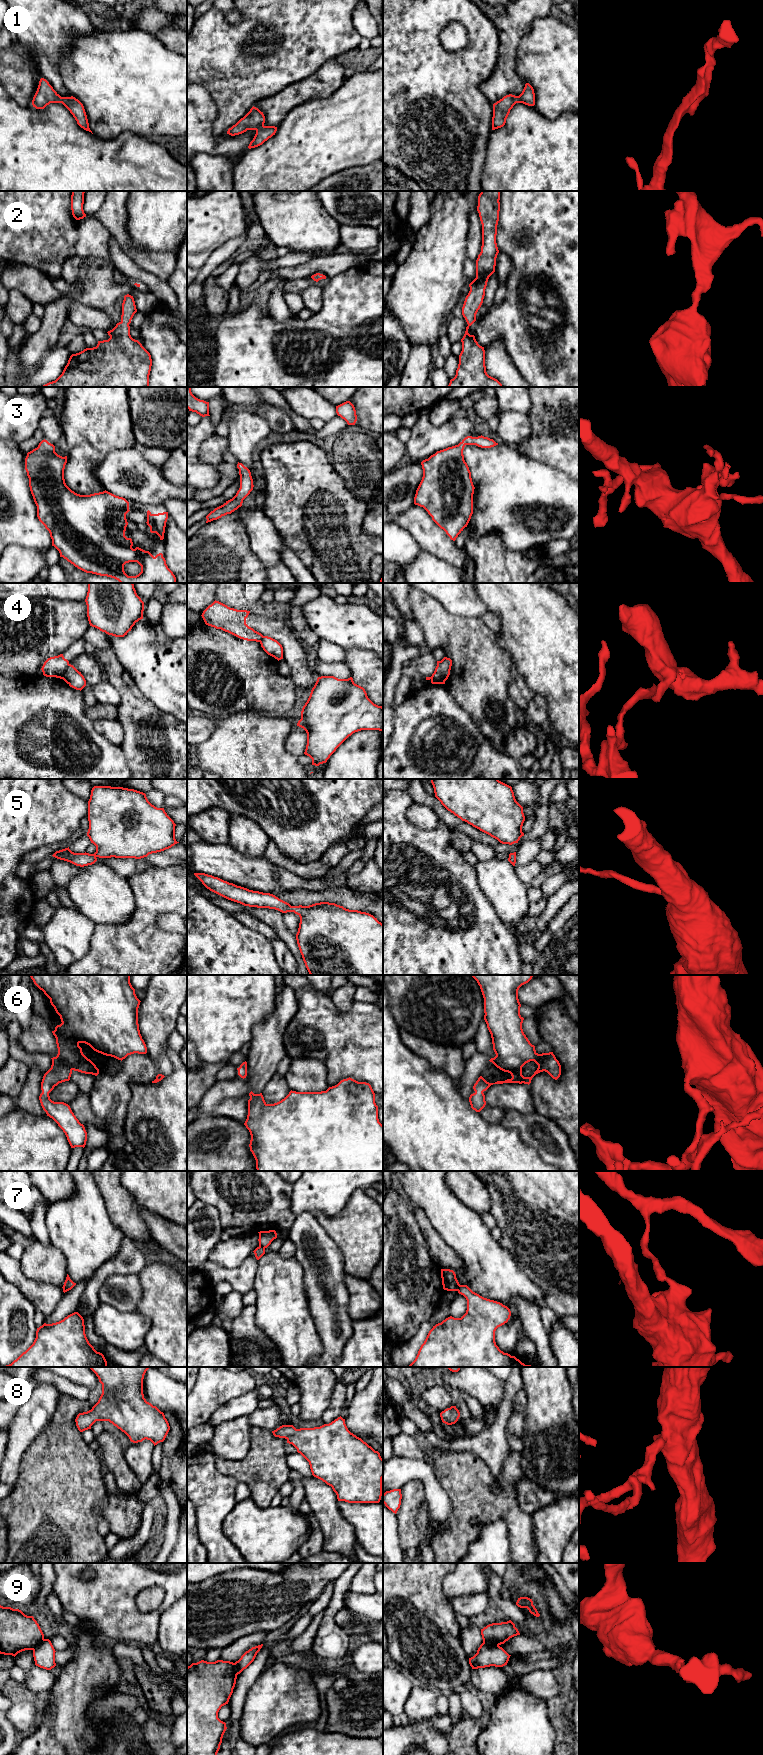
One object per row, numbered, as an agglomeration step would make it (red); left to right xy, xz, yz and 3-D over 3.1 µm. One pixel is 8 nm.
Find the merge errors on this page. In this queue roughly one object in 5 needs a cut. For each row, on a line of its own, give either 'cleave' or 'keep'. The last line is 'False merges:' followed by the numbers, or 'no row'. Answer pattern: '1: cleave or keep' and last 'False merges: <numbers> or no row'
1: keep
2: keep
3: keep
4: cleave
5: keep
6: keep
7: cleave
8: keep
9: cleave
False merges: 4, 7, 9

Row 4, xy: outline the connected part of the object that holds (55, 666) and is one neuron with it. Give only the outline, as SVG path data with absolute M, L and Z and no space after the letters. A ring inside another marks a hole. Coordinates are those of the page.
M63 654L48 658L41 670L46 677L56 677L63 679L63 674L69 665L69 661L64 658Z

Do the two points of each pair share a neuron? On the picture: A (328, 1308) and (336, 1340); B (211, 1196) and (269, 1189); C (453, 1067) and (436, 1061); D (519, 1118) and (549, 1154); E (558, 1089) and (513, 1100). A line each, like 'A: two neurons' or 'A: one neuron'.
A: one neuron
B: one neuron
C: one neuron
D: one neuron
E: two neurons

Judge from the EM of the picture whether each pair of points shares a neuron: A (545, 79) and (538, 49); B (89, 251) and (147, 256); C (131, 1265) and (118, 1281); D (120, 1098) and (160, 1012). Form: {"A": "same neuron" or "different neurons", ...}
{"A": "same neuron", "B": "different neurons", "C": "different neurons", "D": "same neuron"}

